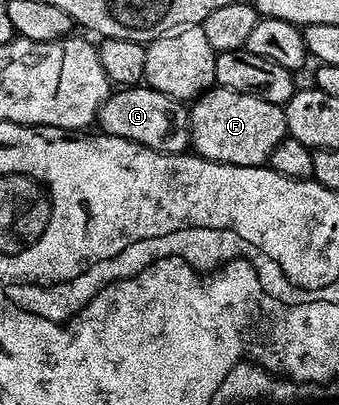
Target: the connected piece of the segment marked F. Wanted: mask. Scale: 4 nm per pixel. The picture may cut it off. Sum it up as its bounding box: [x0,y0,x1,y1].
[190,87,288,167]

